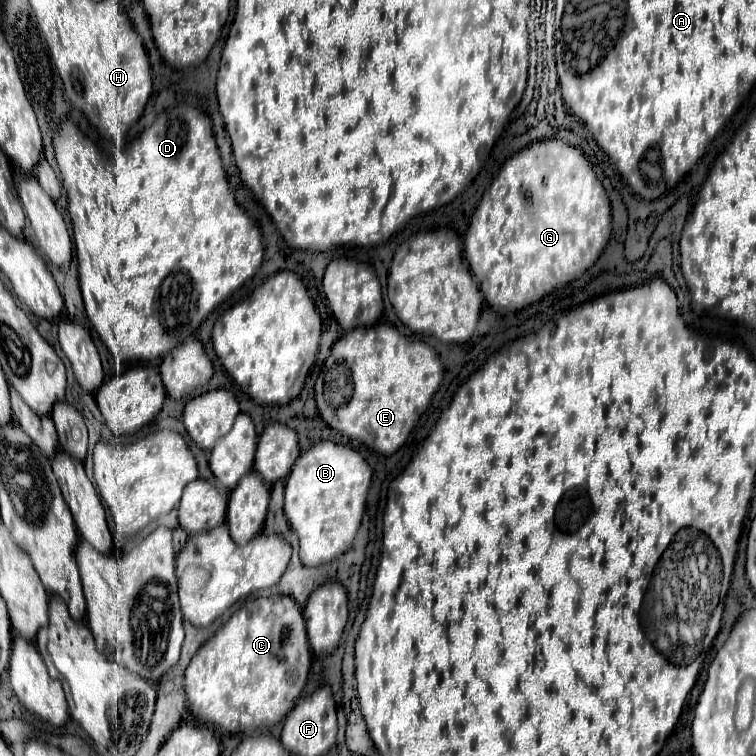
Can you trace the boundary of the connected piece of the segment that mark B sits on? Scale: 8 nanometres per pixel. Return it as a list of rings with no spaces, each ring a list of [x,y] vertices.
[[[331,441],[315,443],[303,453],[285,481],[285,515],[299,539],[299,557],[305,567],[331,563],[351,551],[367,507],[371,467],[353,449]]]

